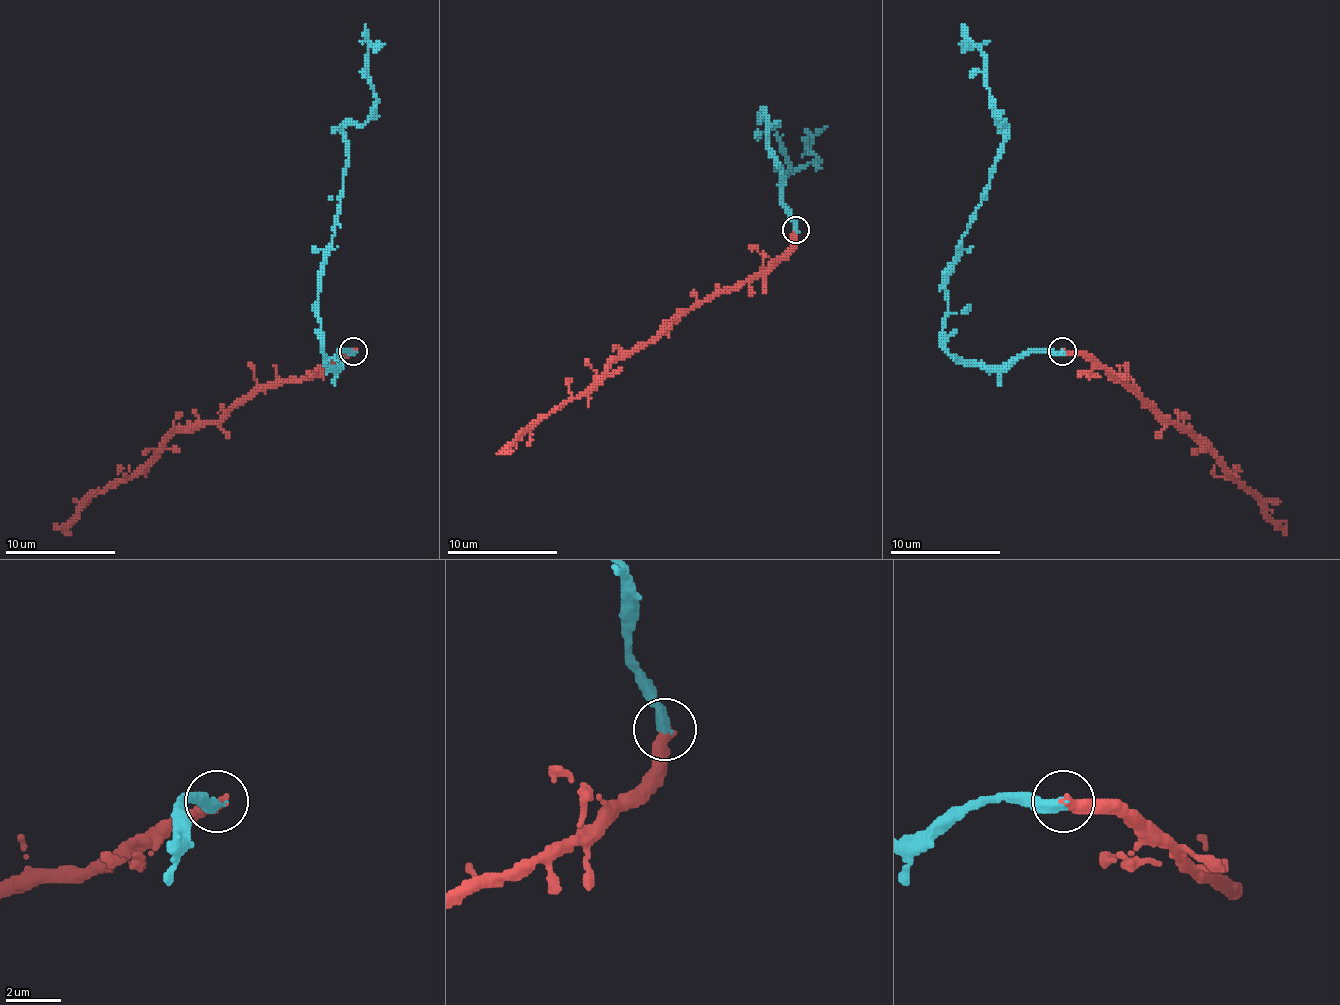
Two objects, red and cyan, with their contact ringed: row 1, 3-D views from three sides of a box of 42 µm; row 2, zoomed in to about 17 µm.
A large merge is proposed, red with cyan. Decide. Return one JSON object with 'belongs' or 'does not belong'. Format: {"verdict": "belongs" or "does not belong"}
{"verdict": "does not belong"}

